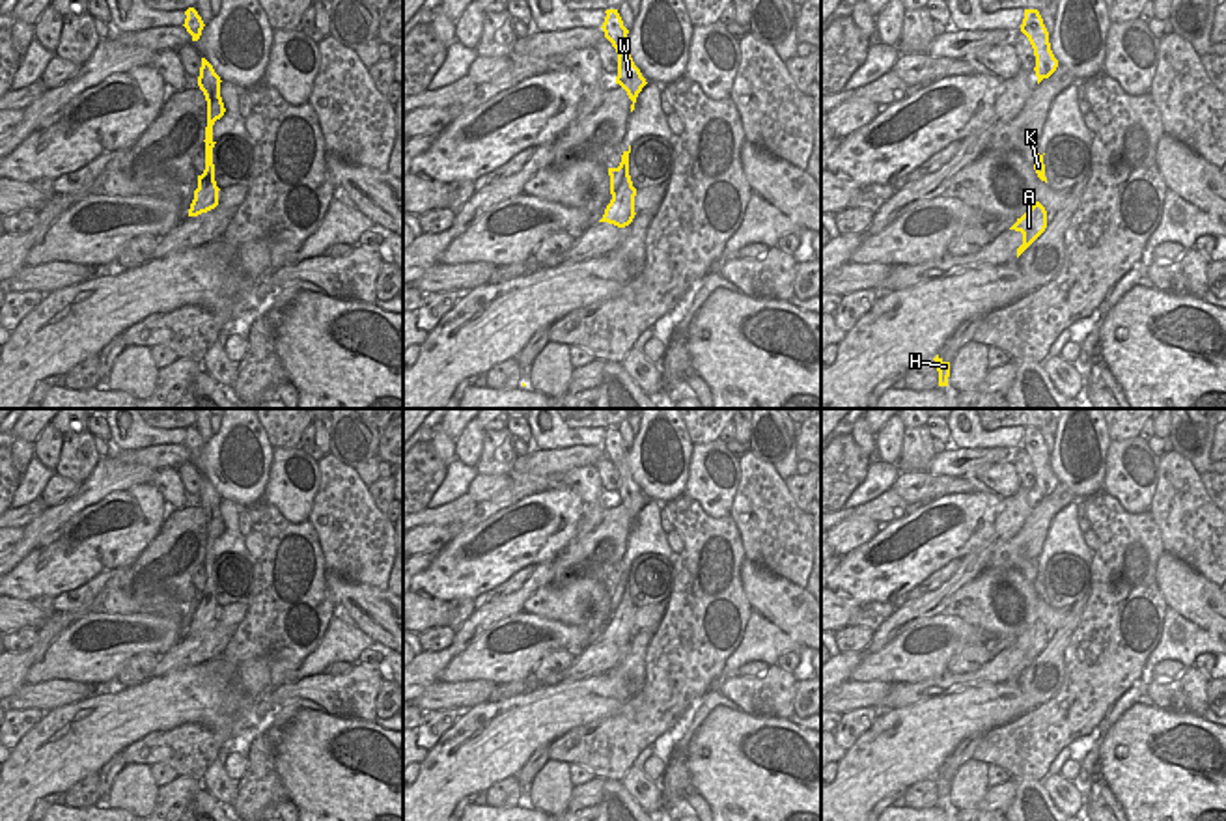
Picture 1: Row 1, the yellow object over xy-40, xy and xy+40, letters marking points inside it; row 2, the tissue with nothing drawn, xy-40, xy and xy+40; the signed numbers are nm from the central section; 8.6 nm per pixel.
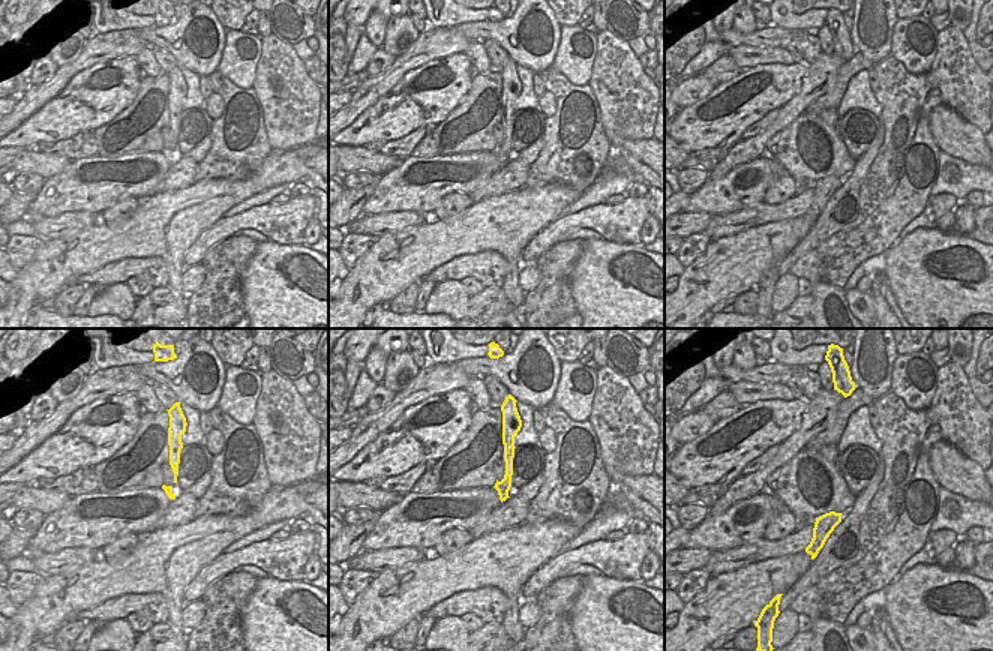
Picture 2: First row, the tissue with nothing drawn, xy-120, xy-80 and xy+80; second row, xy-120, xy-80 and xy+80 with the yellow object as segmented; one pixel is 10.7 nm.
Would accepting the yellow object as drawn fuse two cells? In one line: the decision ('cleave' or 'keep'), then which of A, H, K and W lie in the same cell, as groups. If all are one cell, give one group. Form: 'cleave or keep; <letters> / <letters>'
keep; A H K W

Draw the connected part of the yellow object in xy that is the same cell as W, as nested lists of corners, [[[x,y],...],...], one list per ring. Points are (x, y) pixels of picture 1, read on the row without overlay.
[[[606,427],[605,431],[606,435],[601,446],[605,450],[605,455],[612,461],[612,465],[618,470],[616,502],[620,502],[627,509],[629,517],[633,519],[631,522],[631,530],[633,530],[636,515],[648,500],[631,476],[631,470],[627,465],[629,448],[623,444],[623,438],[618,427]]]

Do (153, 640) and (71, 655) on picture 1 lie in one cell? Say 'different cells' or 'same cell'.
same cell

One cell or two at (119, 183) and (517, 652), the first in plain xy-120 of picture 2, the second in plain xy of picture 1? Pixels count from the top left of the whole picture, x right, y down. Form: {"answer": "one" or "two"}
{"answer": "one"}

